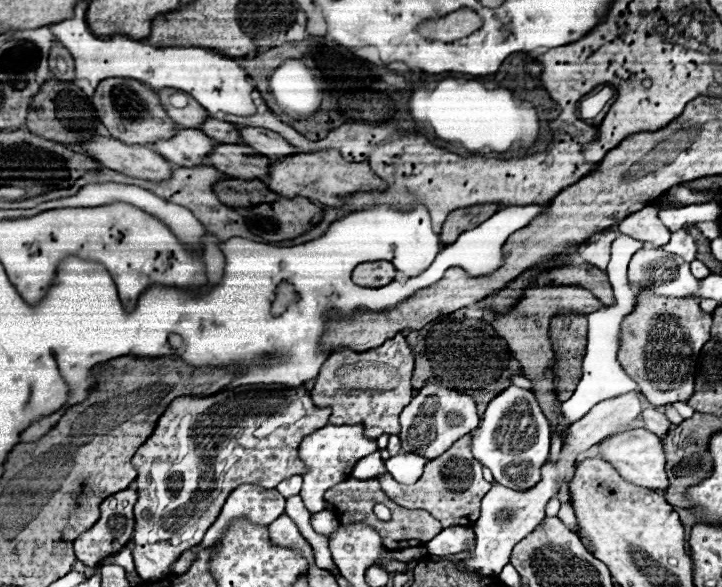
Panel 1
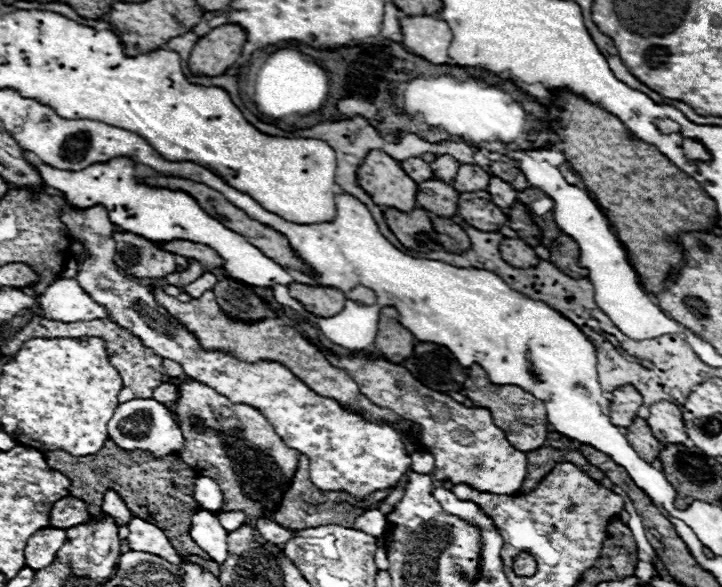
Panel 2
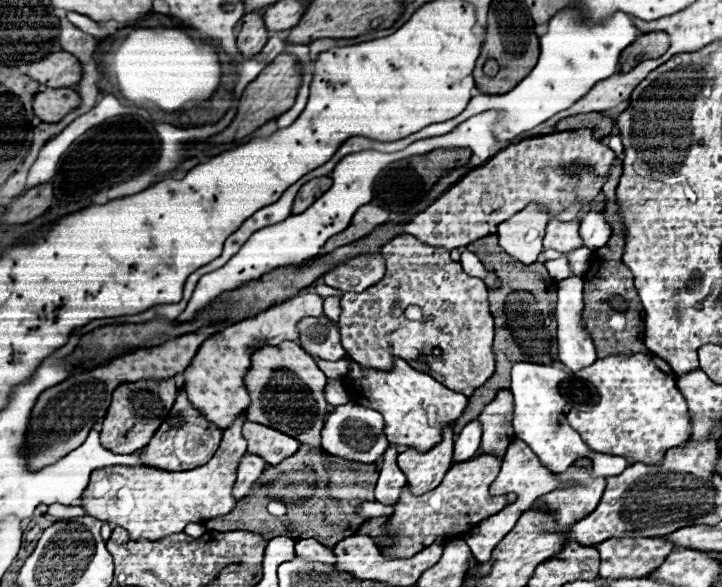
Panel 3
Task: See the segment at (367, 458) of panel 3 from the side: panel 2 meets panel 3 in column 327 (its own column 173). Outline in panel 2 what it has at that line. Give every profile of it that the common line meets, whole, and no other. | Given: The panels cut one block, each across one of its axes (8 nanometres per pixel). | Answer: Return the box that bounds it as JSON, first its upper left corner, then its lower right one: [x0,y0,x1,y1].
[108,398,184,456]

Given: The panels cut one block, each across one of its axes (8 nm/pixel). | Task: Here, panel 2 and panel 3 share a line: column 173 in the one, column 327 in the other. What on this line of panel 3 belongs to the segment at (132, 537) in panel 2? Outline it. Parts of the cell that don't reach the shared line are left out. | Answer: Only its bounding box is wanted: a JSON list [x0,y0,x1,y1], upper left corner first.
[298,538,336,564]

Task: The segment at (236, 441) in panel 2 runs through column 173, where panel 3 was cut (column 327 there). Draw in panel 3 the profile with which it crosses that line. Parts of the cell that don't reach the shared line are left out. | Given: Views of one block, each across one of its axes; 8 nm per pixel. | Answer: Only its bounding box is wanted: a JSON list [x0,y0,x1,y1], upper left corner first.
[244,340,328,446]

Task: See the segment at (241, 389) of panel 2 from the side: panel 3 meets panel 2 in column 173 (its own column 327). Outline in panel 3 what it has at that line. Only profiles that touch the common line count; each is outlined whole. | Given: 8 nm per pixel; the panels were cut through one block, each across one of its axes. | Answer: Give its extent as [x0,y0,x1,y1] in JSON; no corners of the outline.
[298,316,346,360]

